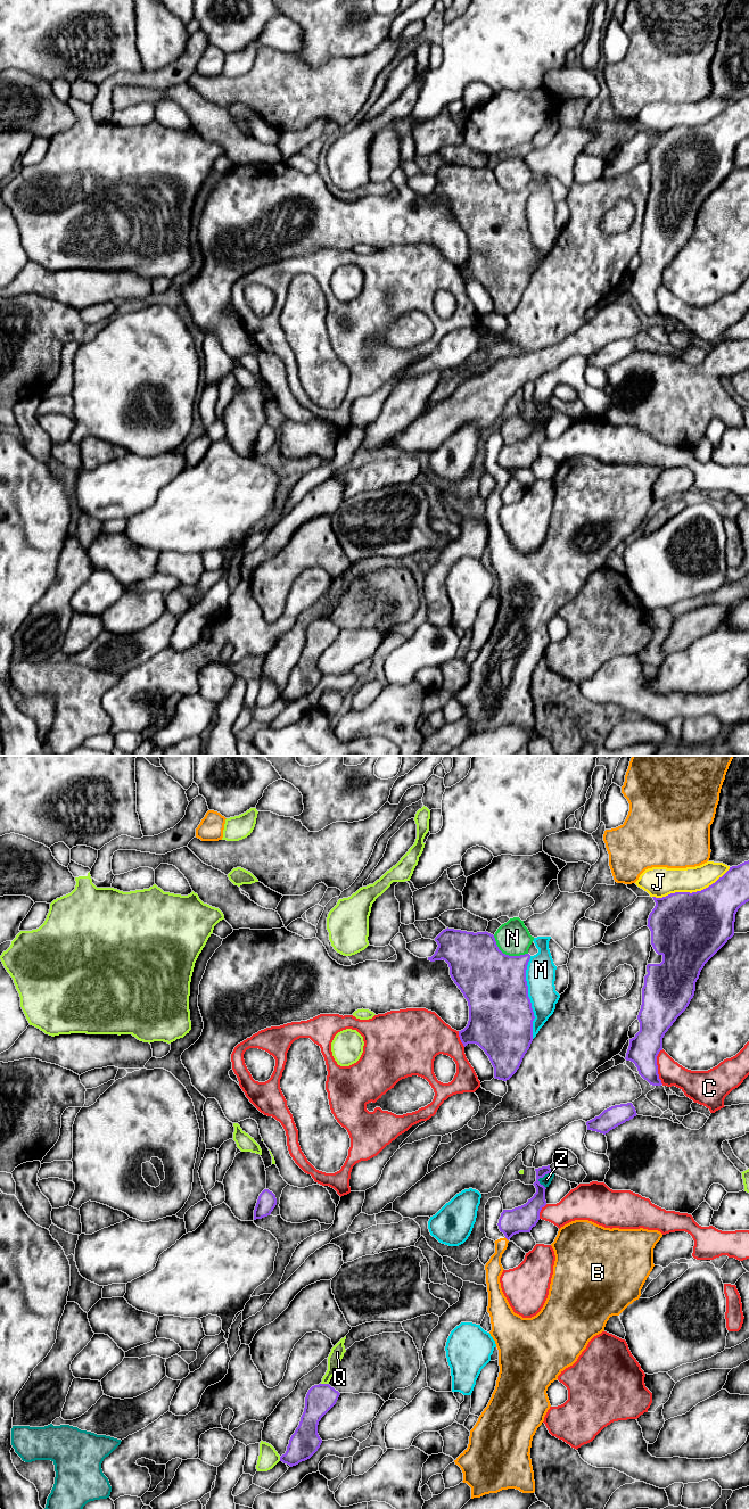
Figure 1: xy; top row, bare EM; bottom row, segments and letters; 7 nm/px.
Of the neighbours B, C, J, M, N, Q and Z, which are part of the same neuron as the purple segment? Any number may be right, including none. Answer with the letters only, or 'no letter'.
Z

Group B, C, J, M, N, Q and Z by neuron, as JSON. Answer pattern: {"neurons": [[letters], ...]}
{"neurons": [["B"], ["C"], ["J"], ["M"], ["N"], ["Q"], ["Z"]]}

